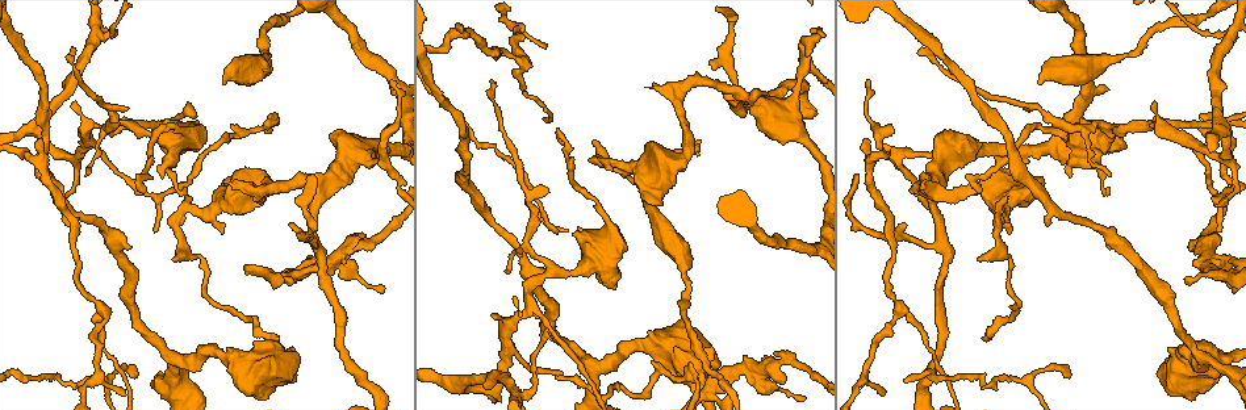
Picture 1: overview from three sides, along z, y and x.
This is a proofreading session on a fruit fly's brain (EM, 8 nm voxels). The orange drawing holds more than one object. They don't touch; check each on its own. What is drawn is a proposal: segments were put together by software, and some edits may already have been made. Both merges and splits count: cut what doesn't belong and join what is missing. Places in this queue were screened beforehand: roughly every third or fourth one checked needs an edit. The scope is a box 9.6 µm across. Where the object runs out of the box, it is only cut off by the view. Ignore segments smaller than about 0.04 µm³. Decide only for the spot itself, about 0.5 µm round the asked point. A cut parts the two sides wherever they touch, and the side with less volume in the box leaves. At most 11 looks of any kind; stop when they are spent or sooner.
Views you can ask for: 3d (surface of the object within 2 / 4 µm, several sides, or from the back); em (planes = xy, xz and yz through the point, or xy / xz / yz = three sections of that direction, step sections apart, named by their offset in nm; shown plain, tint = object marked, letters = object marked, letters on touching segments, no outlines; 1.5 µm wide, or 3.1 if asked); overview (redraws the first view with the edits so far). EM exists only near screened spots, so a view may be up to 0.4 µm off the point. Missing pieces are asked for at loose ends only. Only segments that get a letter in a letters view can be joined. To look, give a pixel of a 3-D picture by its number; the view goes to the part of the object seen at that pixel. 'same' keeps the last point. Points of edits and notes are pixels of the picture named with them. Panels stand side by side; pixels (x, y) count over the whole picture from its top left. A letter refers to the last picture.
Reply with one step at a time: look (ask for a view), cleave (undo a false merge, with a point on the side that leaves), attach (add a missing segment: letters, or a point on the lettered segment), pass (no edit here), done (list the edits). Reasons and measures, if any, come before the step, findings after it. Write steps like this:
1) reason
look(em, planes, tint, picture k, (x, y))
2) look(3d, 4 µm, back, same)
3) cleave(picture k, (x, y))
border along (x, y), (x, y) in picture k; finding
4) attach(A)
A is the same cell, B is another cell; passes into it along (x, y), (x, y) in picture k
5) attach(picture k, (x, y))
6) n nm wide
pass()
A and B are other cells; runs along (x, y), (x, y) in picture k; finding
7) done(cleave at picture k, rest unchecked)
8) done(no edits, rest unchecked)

look(em, yz, step 4, letters, picture 1, (524, 63))

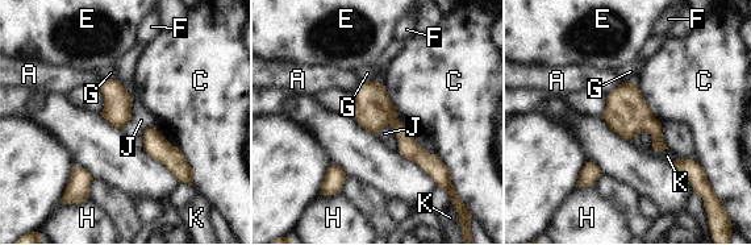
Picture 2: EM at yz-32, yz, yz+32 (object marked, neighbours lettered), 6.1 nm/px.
pass()
A, C, E, F, G, H, J and K are other cells; border along (117, 81), (132, 100), (124, 131) in picture 2; all the same neuron

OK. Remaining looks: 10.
tapers out
look(3d, 4 µm, picture 1, (142, 191))

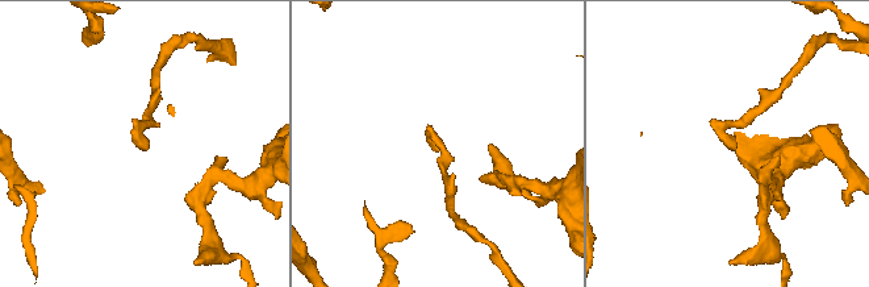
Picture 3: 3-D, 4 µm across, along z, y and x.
now the EM
look(em, yz, step 8, tint, picture 3, (734, 149))

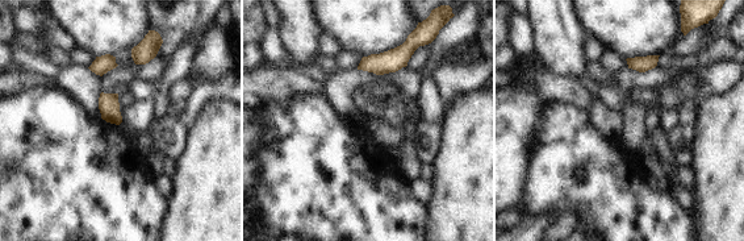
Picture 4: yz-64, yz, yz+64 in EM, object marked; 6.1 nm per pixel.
another direction
look(em, planes, letters, same)

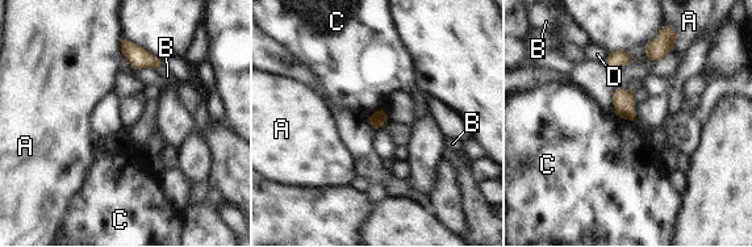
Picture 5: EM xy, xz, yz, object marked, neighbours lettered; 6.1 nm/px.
90 nm wide
pass()
A, B, C and D are other cells; border along (615, 113), (633, 121) in picture 5; none of them fits

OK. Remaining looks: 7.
an open end
look(em, planes, letters, picture 1, (222, 234))

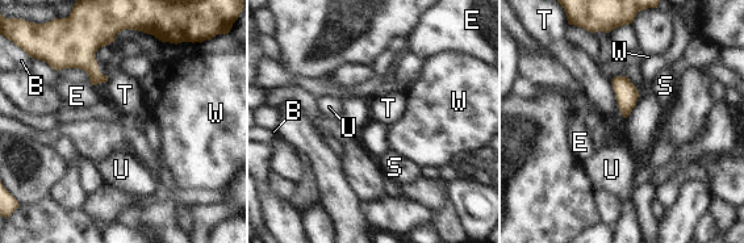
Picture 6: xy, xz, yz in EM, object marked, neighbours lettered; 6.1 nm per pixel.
pass()
B, E, S, T, U and W are other cells; border along (610, 80), (617, 107), (626, 118) in picture 6; none of them fits

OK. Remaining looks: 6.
thick end
look(em, planes, tint, picture 1, (1039, 84))

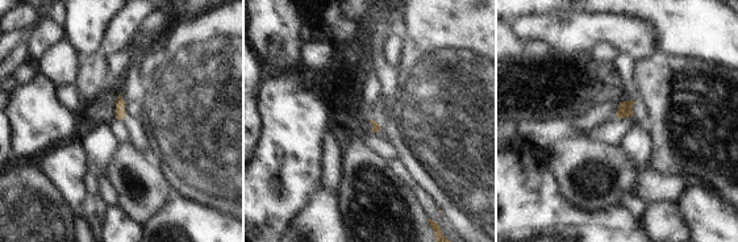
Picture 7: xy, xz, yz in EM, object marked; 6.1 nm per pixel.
look(em, planes, letters, same)

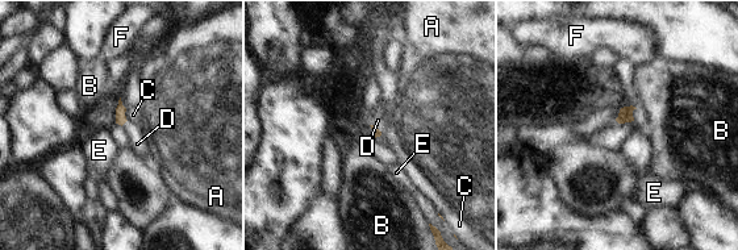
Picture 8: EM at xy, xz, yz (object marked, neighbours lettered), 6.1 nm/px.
attach(D)
D is the same cell, A, B, C, E and F are other cells; passes into it along (120, 111), (124, 123), (137, 144) in picture 8; it goes on there

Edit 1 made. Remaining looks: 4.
done(attach at picture 8, rest unchecked)

